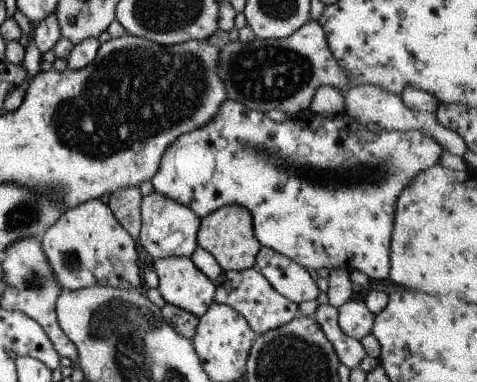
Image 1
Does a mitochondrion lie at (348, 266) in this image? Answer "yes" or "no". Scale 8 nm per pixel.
no

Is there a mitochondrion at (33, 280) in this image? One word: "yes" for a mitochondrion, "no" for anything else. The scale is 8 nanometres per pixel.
yes

